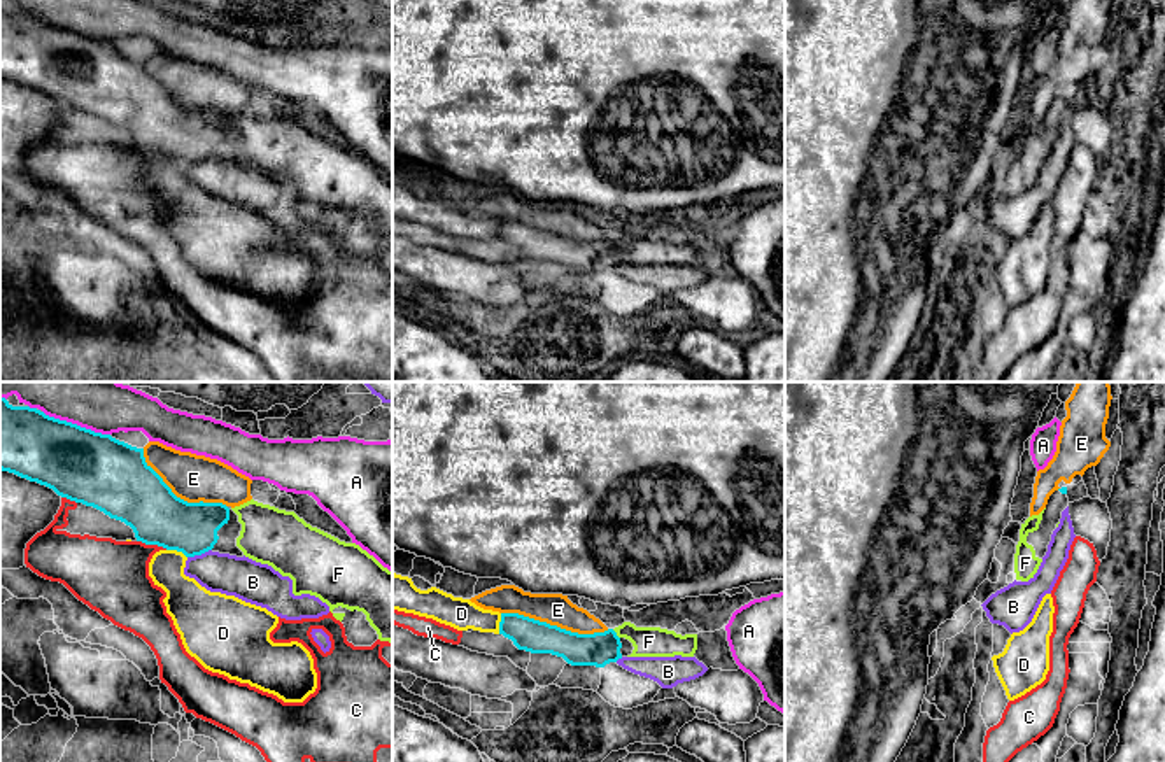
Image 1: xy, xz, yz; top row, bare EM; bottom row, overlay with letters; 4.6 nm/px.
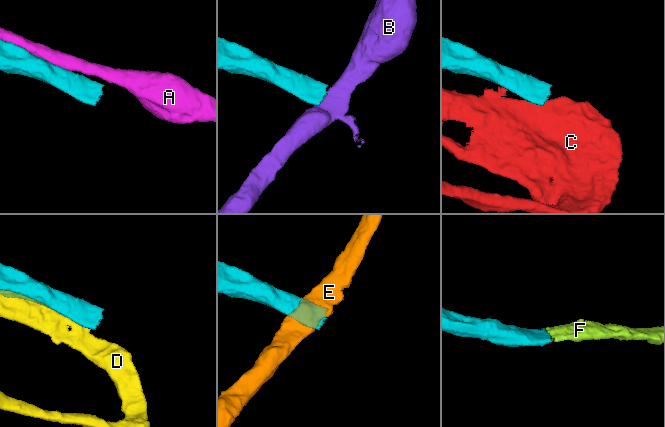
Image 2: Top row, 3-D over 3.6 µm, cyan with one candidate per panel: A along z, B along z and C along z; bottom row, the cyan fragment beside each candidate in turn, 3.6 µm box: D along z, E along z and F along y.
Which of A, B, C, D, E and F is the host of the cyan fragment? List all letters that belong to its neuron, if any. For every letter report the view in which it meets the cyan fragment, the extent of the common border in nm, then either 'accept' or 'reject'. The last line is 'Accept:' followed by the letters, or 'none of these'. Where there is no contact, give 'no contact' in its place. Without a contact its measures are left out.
A: xy | 340 nm | reject
B: xy | 120 nm | reject
C: xy | 150 nm | reject
D: xy | 100 nm | reject
E: xz | 500 nm | reject
F: xz | 60 nm | accept
Accept: F

